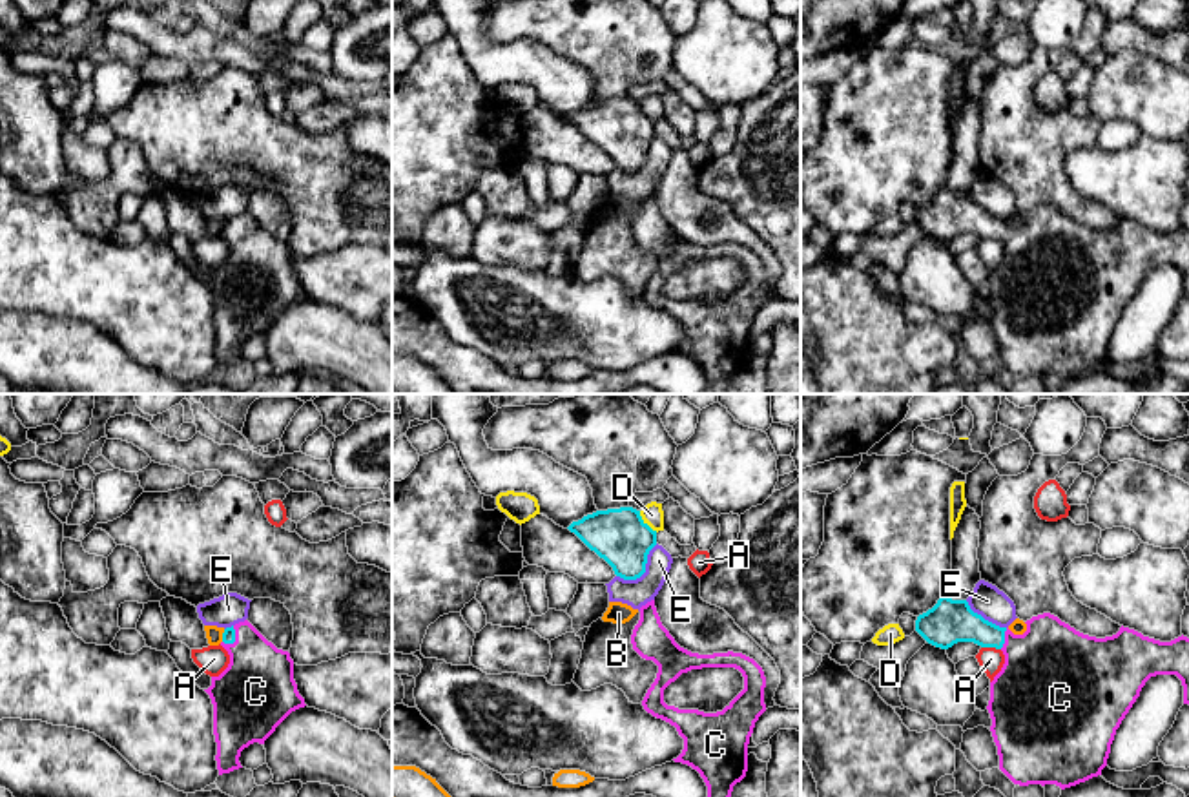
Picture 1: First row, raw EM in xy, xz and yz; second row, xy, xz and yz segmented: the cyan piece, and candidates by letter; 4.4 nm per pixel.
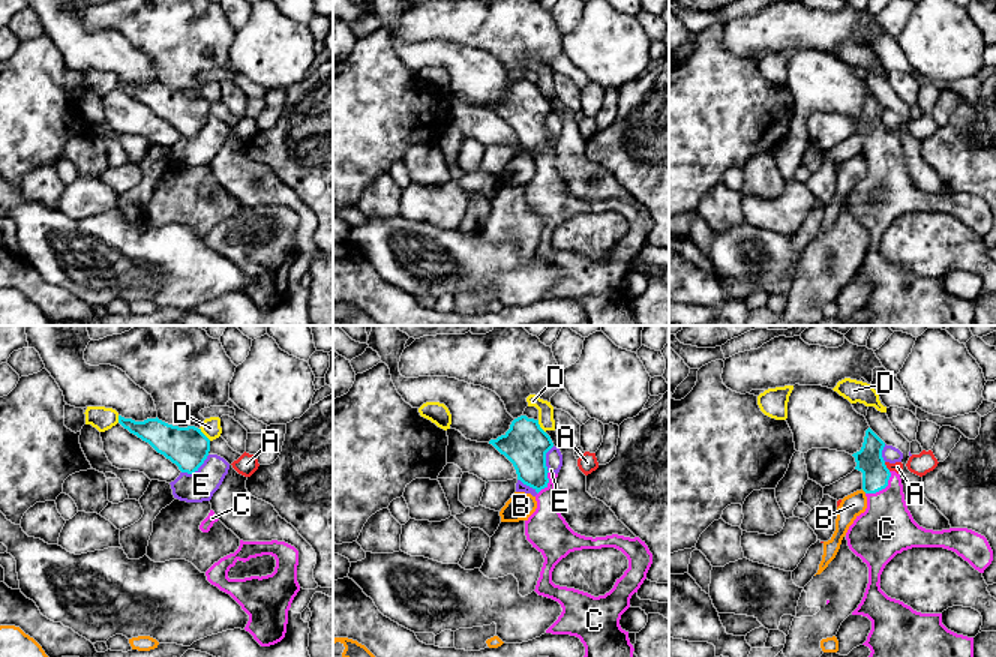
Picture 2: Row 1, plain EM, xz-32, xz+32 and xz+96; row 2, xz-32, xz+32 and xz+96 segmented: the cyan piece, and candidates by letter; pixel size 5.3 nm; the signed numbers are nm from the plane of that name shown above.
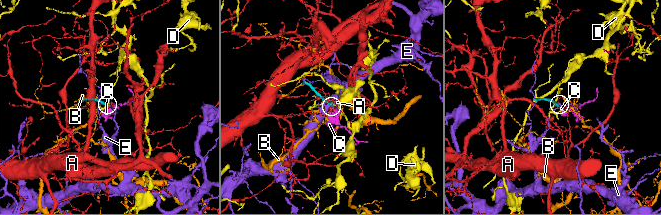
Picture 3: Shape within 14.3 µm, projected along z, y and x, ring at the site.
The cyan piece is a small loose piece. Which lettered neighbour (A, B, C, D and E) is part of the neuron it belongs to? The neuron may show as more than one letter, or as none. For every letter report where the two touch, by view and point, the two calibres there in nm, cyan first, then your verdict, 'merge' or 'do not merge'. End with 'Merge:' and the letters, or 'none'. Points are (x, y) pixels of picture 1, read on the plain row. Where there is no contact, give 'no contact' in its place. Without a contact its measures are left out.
A: meets cyan in yz at (991, 238); 190 nm thick on the cyan side, 110 nm on the other; do not merge
B: meets cyan in xy at (223, 227); 60 nm thick on the cyan side, 70 nm on the other; do not merge
C: meets cyan in yz at (1003, 230); 190 nm thick on the cyan side, 400 nm on the other; merge
D: meets cyan in xz at (646, 115); 240 nm thick on the cyan side, 90 nm on the other; do not merge
E: meets cyan in xz at (644, 163); 240 nm thick on the cyan side, 120 nm on the other; do not merge
Merge: C

